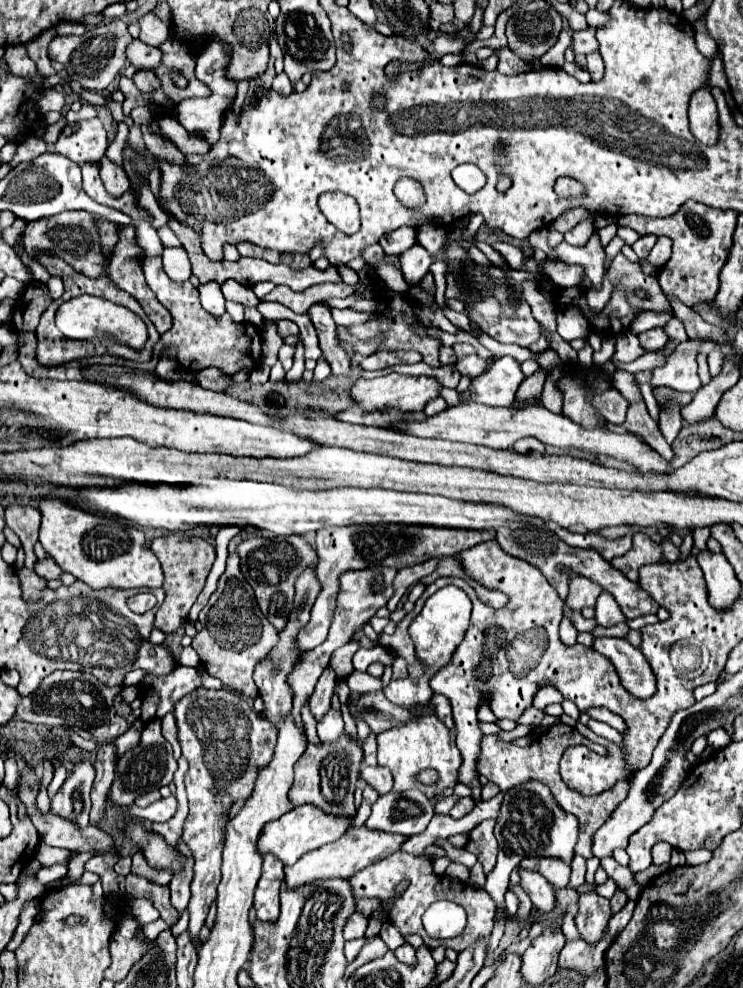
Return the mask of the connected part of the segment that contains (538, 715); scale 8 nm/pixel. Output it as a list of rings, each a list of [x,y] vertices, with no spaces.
[[[528,708],[526,714],[520,716],[518,724],[536,724],[536,726],[542,726],[542,720],[544,720],[544,712],[542,710],[536,710],[536,708]]]

